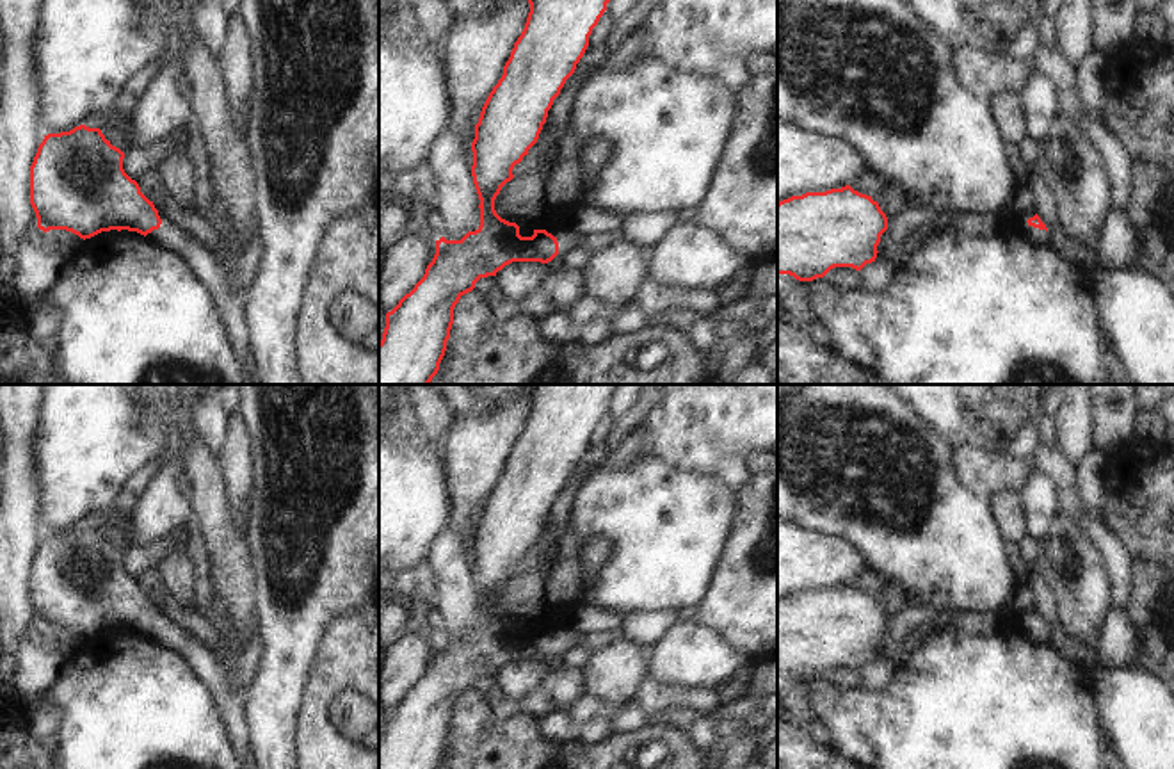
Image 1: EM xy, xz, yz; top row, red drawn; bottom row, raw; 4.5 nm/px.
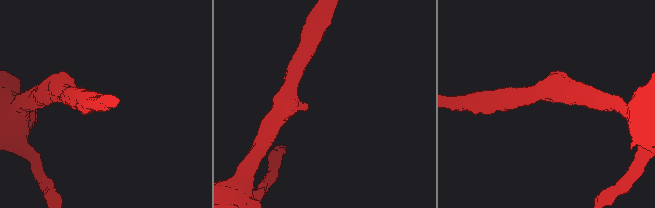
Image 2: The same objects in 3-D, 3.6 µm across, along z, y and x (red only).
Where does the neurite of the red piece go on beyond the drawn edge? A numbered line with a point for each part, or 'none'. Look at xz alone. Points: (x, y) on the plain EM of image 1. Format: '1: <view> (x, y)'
1: xz (566, 641)

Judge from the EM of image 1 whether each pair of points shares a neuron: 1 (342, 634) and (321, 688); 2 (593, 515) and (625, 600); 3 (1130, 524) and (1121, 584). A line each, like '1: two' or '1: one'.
1: one
2: one
3: two

